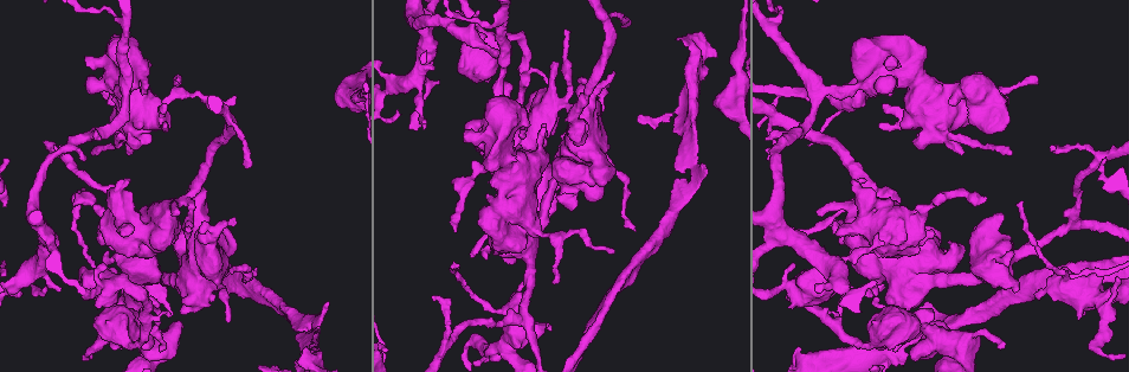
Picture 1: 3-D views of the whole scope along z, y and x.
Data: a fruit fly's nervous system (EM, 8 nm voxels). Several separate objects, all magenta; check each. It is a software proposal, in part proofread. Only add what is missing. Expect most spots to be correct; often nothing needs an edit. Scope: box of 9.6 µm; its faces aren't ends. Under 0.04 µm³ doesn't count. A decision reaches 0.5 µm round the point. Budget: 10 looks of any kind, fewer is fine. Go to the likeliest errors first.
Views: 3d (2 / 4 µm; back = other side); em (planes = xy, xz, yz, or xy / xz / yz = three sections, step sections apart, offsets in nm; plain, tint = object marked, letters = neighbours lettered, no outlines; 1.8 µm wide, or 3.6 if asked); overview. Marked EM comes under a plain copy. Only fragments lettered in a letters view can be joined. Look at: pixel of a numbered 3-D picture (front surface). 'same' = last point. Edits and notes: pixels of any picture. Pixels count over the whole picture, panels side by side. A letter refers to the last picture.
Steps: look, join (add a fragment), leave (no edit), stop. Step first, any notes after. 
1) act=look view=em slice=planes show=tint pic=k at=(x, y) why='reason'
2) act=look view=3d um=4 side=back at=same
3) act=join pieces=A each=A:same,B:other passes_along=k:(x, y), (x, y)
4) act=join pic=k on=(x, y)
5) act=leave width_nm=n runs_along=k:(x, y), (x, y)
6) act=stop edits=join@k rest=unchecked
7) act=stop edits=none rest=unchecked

act=look view=em um=3.6 slice=planes show=letters pic=1 at=(527, 224) why='thick turns thin'

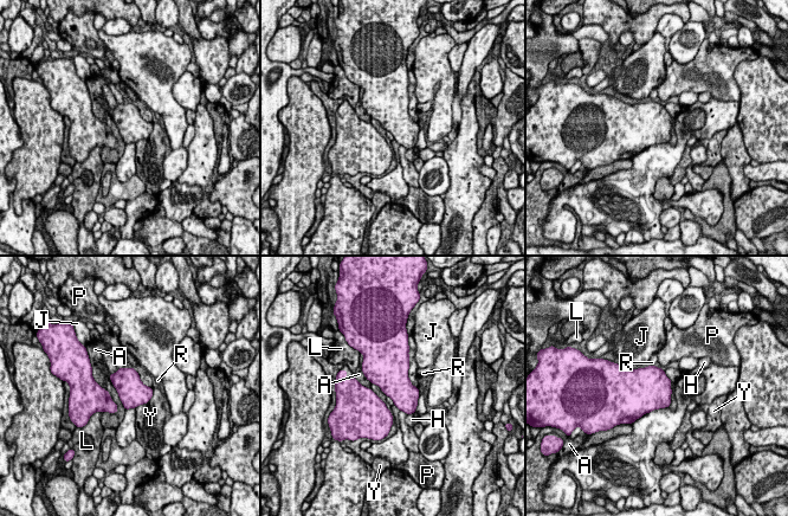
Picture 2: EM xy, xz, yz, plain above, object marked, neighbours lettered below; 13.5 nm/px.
act=leave each=A:other,H:other,J:other,L:other,P:other,R:other,Y:other border=2:(91, 369), (115, 413) found='none of them fits'

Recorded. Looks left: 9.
act=look view=3d um=2 pic=1 at=(522, 284) why='branch stops here'

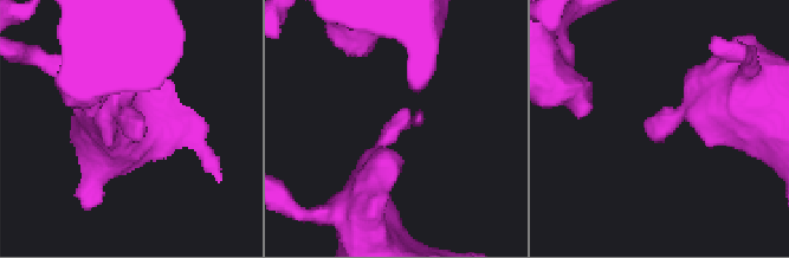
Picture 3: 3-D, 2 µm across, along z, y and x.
act=look view=em slice=xy step=16 show=letters pic=3 at=(407, 110)

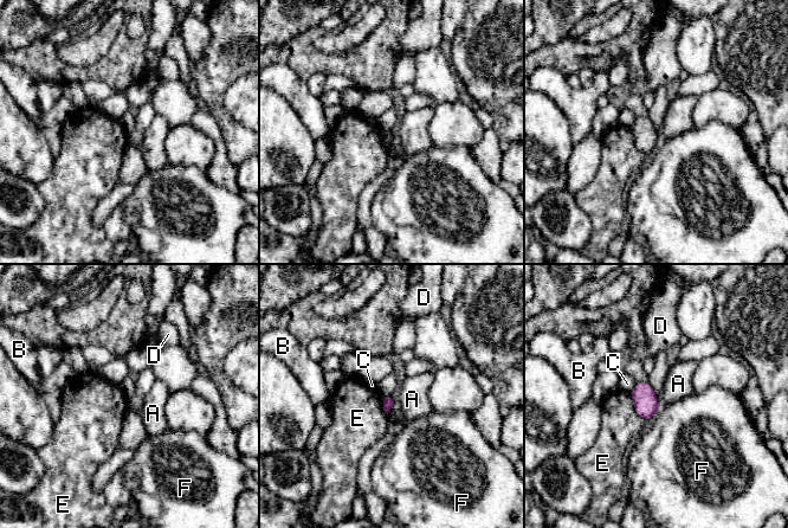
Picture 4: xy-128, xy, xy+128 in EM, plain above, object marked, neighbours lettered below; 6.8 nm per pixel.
act=leave each=A:other,B:other,C:other,D:other,E:other,F:other border=4:(382, 396), (392, 396), (394, 398) found='none of them fits'

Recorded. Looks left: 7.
act=look view=3d um=4 pic=1 at=(566, 30) why='branch stops here'

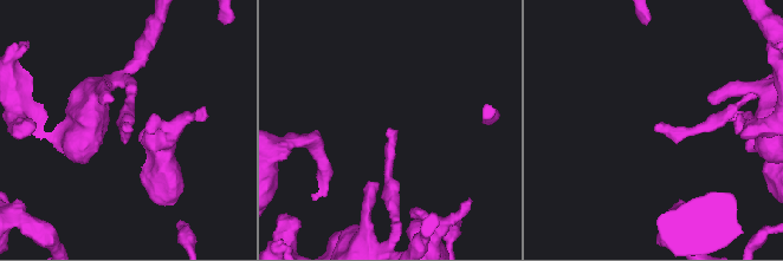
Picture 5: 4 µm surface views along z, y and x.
act=look view=em slice=planes show=letters pic=5 at=(389, 128)

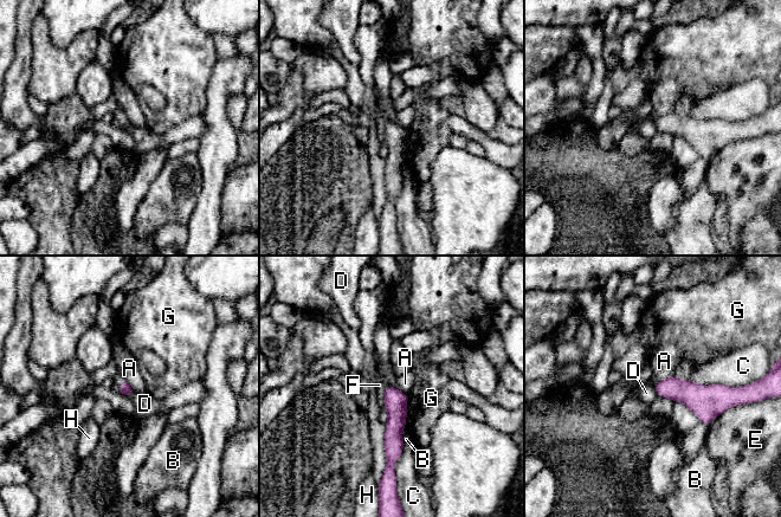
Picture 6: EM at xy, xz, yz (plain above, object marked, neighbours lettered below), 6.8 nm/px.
act=leave each=A:other,B:other,C:other,D:other,E:other,F:other,G:other,H:other runs_along=6:(392, 389), (394, 433), (389, 459) found='none of them fits'

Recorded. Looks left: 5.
act=look view=em um=3.6 slice=xy step=16 show=letters pic=1 at=(914, 224) why='calibre changes'

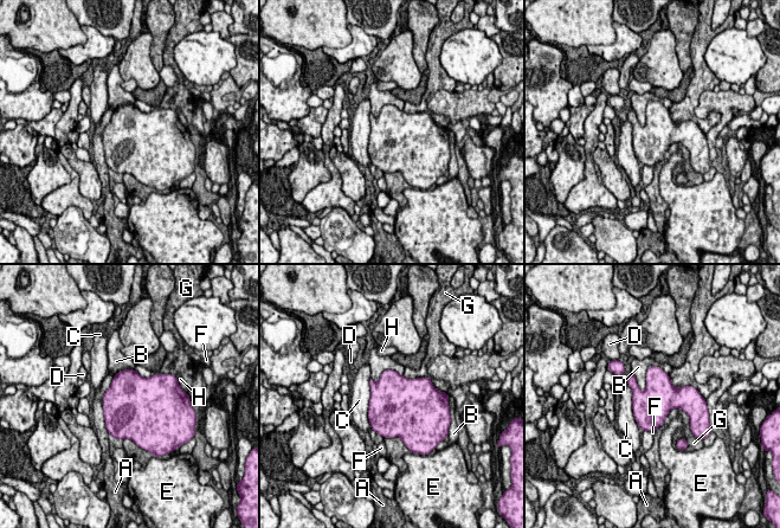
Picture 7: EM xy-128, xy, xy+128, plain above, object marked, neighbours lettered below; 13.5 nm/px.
act=leave width_nm=480 each=A:other,B:other,C:other,D:other,E:other,F:other,G:other,H:other border=7:(643, 430), (652, 432) found='no lettered fragment goes on from it'

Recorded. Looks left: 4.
act=stop edits=none rest=unchecked

